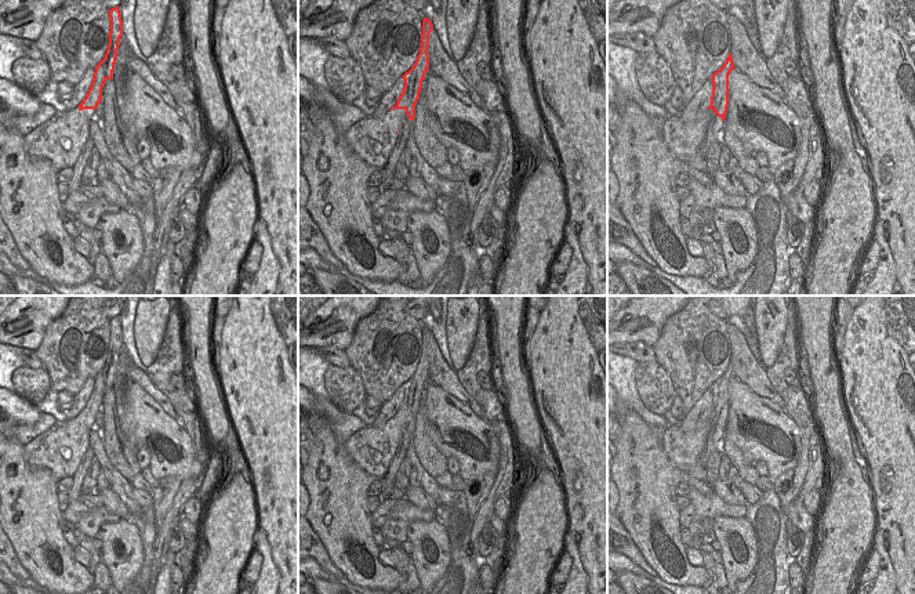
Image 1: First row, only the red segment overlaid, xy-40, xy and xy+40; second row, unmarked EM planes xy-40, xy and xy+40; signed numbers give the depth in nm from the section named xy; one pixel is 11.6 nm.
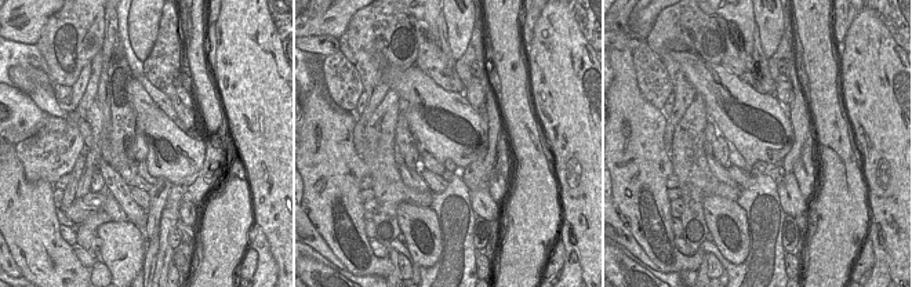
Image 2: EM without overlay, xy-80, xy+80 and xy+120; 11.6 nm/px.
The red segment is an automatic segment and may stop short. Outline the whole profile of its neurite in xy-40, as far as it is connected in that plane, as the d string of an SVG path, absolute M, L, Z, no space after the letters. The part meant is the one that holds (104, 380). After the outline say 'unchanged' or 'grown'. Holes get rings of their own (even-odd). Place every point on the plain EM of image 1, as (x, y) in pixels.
M115 316L109 319L109 327L110 327L110 341L108 359L105 367L95 377L91 396L83 412L76 419L69 421L66 425L58 424L23 446L23 459L30 471L48 468L58 481L75 477L81 463L81 459L84 457L90 446L90 432L95 427L98 413L102 412L102 398L105 395L105 391L108 388L113 388L120 347L123 345L123 330L120 318Z; grown

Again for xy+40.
M731 362L723 376L712 384L712 406L707 421L698 424L691 431L685 431L679 424L673 424L665 430L662 435L662 448L669 461L685 474L685 481L689 478L689 464L694 464L708 439L712 425L726 428L729 416L729 384L734 380Z; grown

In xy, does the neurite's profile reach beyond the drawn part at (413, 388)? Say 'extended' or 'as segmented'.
extended

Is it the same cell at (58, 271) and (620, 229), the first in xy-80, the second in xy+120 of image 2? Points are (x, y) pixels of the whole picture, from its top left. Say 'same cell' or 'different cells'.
different cells

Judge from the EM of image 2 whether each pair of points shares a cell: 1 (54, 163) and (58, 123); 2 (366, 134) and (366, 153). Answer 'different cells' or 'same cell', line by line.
1: different cells
2: same cell

